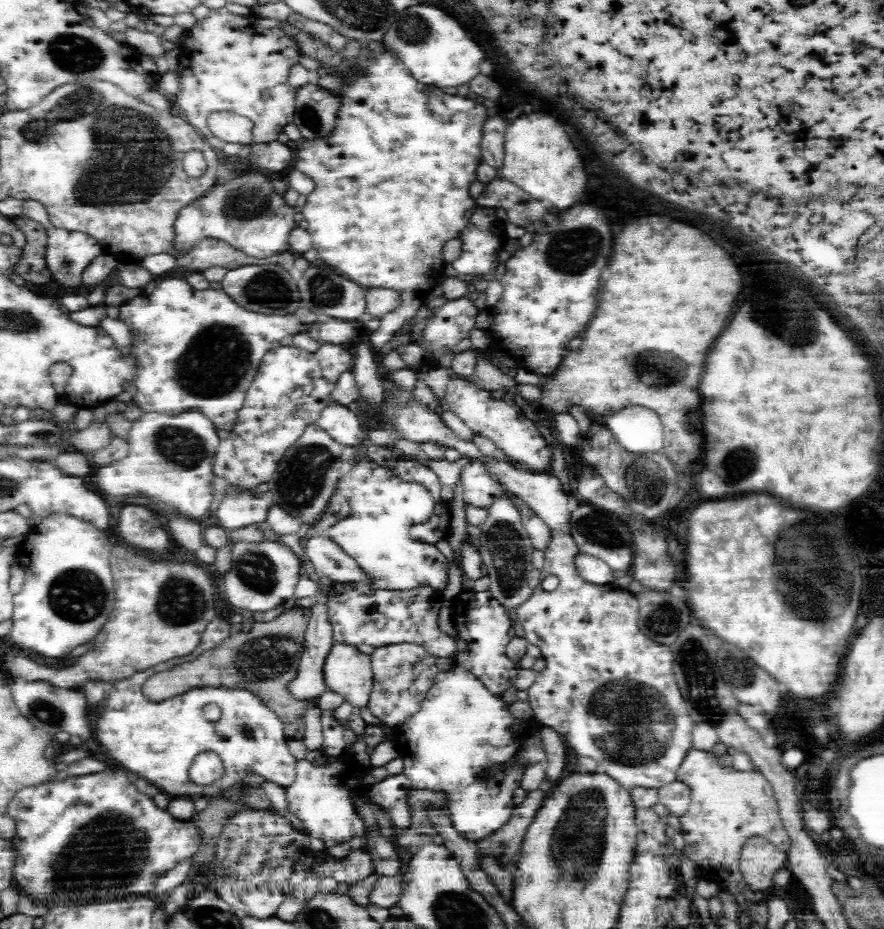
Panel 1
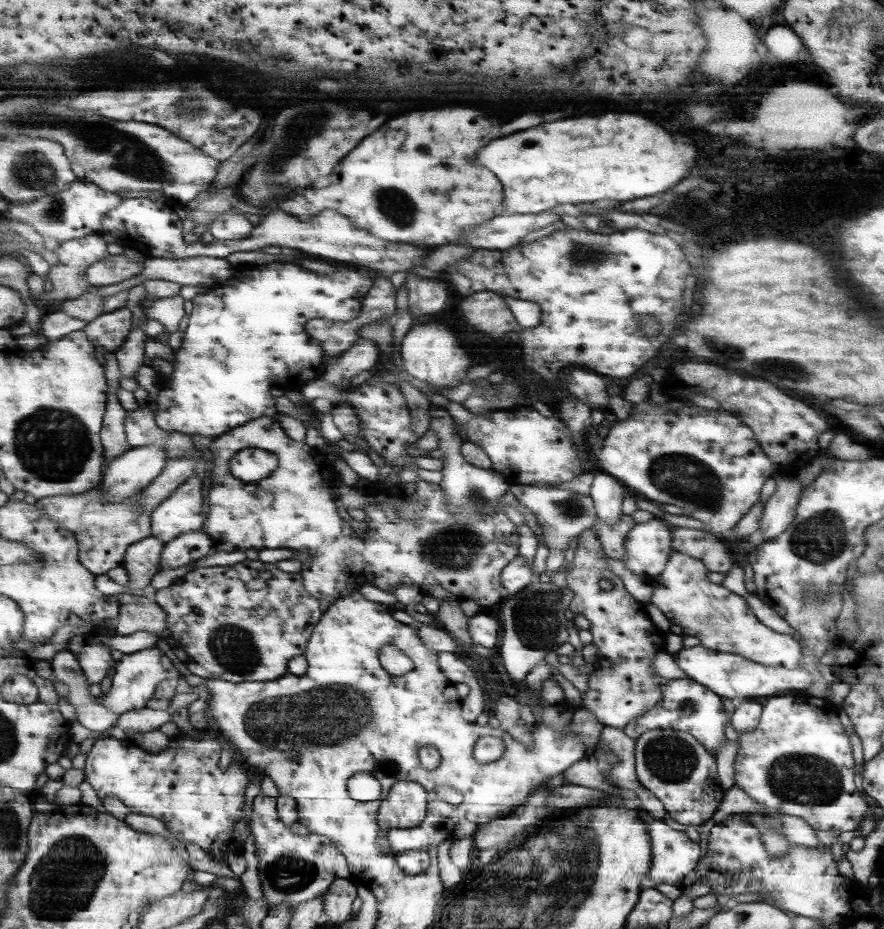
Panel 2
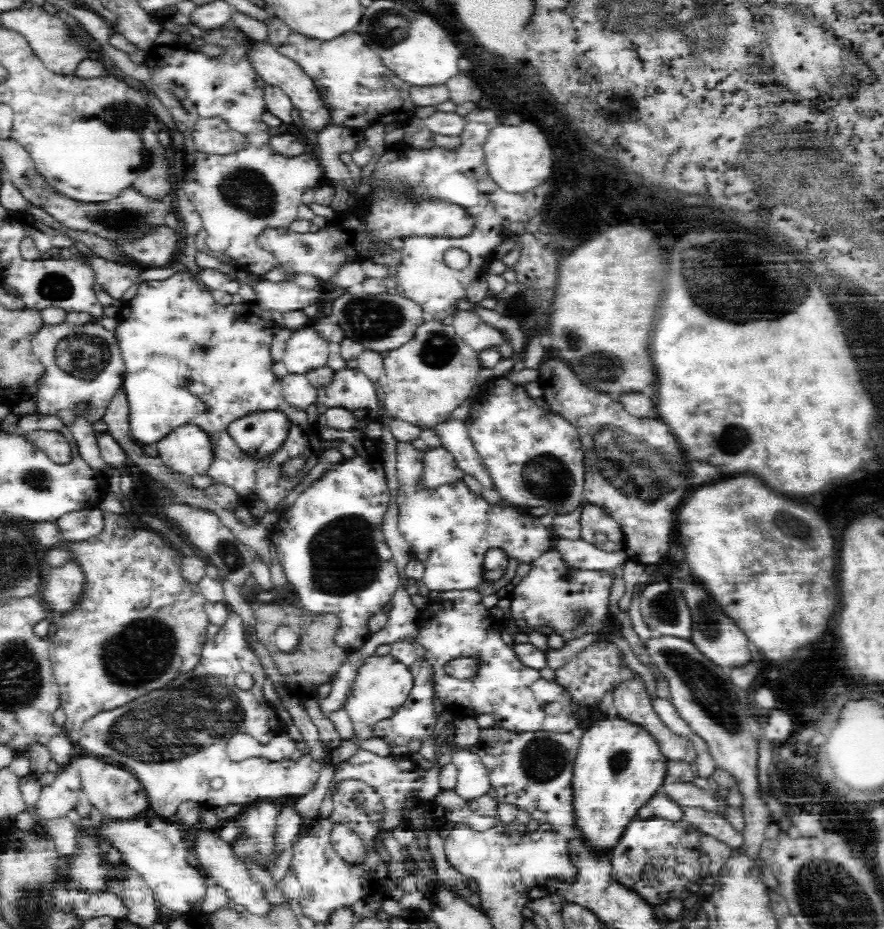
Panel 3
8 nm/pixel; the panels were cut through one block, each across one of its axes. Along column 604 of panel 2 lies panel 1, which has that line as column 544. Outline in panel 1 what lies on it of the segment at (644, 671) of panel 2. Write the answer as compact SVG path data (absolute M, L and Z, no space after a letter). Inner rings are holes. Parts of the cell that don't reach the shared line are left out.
M552 530L550 532L550 540L546 544L546 550L544 550L544 570L542 570L542 580L550 574L558 576L560 578L560 586L554 590L554 592L546 592L542 588L536 588L532 592L532 596L516 610L516 616L518 616L518 630L524 632L524 638L528 640L528 644L534 644L542 650L542 658L546 660L546 670L542 670L540 674L536 674L536 682L526 690L528 692L528 702L534 710L534 722L544 726L544 728L550 728L554 732L558 732L566 746L570 746L572 750L576 750L576 754L580 758L592 758L598 766L600 766L600 774L608 774L610 778L614 778L620 788L624 790L634 790L634 788L650 788L650 790L658 790L666 784L672 784L678 780L678 770L682 766L682 762L686 762L686 754L690 754L690 748L694 746L694 740L692 740L692 732L694 732L694 720L690 718L690 712L686 712L686 700L682 700L682 694L680 694L680 688L678 688L678 682L676 682L676 674L674 670L674 654L672 654L672 648L670 646L660 646L658 642L650 640L638 626L638 616L640 616L640 602L638 598L628 592L626 588L618 588L616 584L606 584L606 586L598 586L598 584L590 584L586 582L580 574L578 574L578 568L576 568L576 556L578 556L578 544L574 542L572 534L568 534L566 530Z

